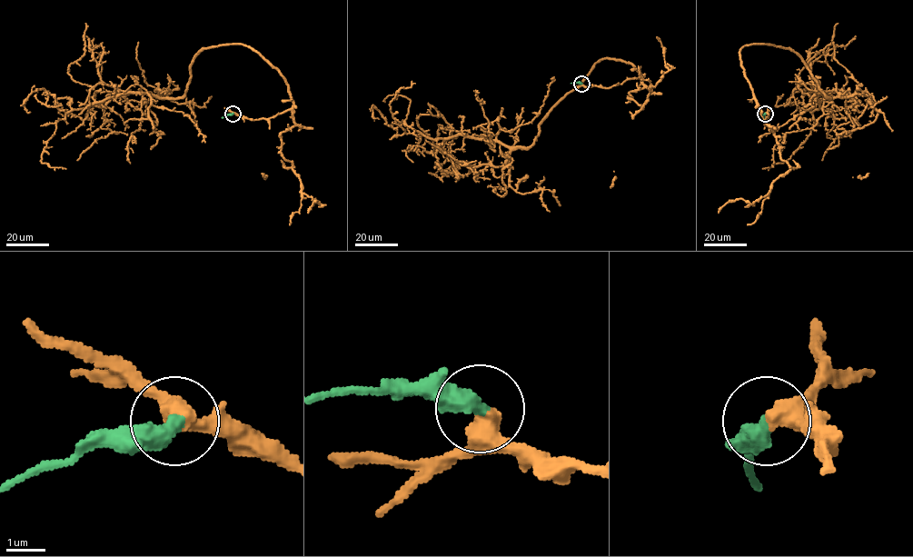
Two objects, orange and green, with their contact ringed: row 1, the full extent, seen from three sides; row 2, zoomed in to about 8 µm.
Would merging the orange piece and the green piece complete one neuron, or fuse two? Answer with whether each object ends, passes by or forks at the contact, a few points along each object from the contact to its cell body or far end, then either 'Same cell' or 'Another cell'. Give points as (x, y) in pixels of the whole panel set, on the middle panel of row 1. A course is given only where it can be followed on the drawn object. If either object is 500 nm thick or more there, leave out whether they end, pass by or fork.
Course of orange: (581, 84), (610, 88), (642, 75), (630, 63), (601, 59), (527, 147), (404, 133), (390, 103), (415, 84). Course of green: (581, 84), (570, 83). Same cell

